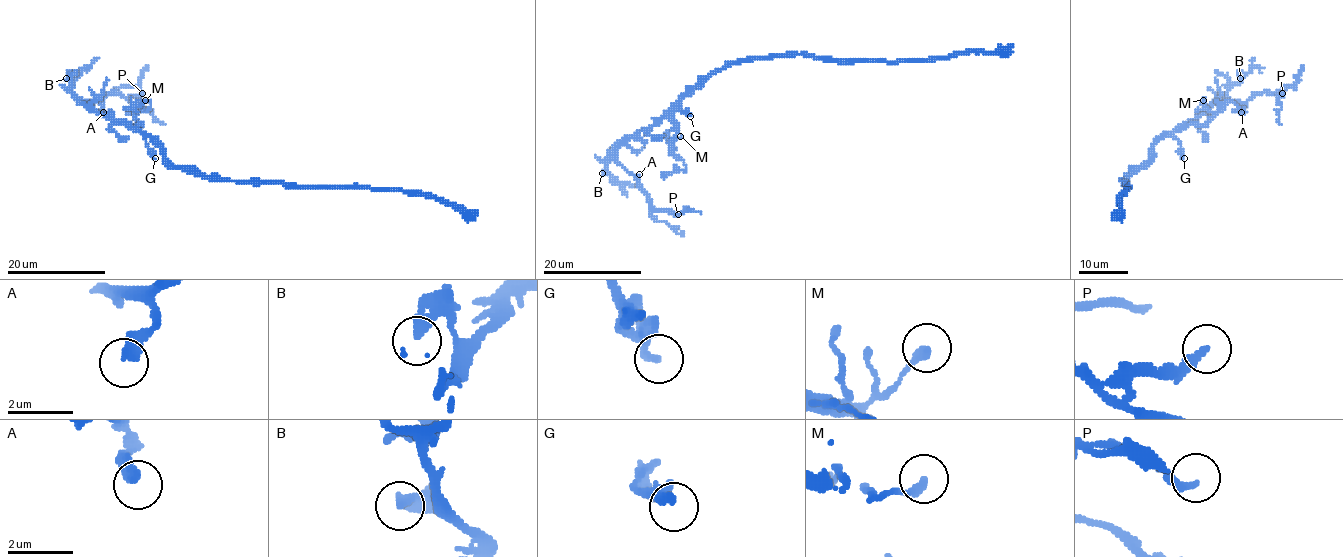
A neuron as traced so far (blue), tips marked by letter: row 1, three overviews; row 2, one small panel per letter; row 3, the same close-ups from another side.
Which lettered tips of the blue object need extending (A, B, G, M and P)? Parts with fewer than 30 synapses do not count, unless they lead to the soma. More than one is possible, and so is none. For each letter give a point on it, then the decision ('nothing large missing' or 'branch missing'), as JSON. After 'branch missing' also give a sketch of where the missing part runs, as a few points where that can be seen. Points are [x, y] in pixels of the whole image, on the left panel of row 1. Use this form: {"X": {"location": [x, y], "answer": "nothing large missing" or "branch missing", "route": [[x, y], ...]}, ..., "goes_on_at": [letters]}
{"A": {"location": [103, 112], "answer": "nothing large missing"}, "B": {"location": [66, 78], "answer": "nothing large missing"}, "G": {"location": [155, 158], "answer": "nothing large missing"}, "M": {"location": [145, 100], "answer": "nothing large missing"}, "P": {"location": [142, 93], "answer": "nothing large missing"}, "goes_on_at": []}

